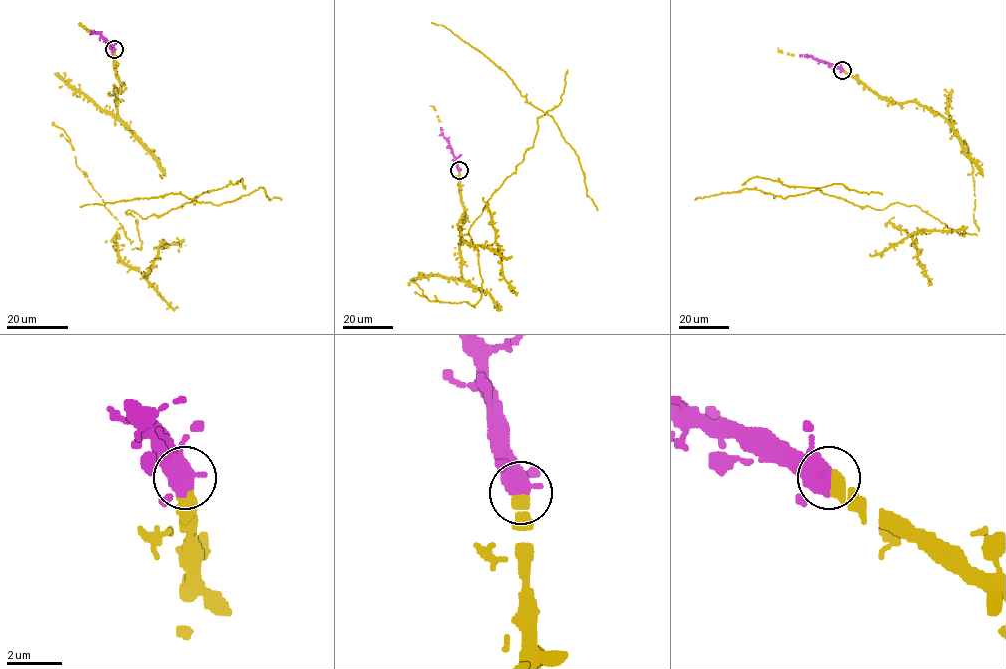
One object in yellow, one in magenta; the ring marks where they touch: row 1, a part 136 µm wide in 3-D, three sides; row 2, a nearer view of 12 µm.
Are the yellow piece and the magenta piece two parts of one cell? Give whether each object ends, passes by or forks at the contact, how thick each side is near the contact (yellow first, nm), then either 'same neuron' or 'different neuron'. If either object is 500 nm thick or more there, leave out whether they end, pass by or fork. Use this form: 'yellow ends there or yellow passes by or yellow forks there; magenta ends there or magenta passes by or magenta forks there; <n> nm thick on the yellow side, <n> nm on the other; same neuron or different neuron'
480 nm thick on the yellow side, 600 nm on the other; same neuron

